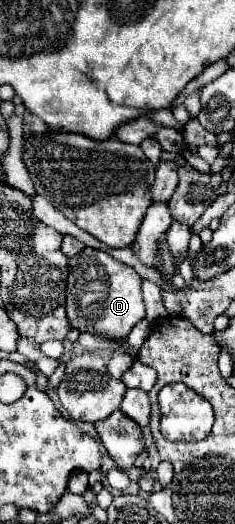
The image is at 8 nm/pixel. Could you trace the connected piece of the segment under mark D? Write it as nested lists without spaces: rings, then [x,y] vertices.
[[[85,247],[81,255],[69,259],[67,279],[67,317],[73,329],[81,333],[107,335],[125,341],[131,327],[145,317],[145,305],[141,297],[141,277],[125,263],[119,263],[109,253],[93,247]]]

